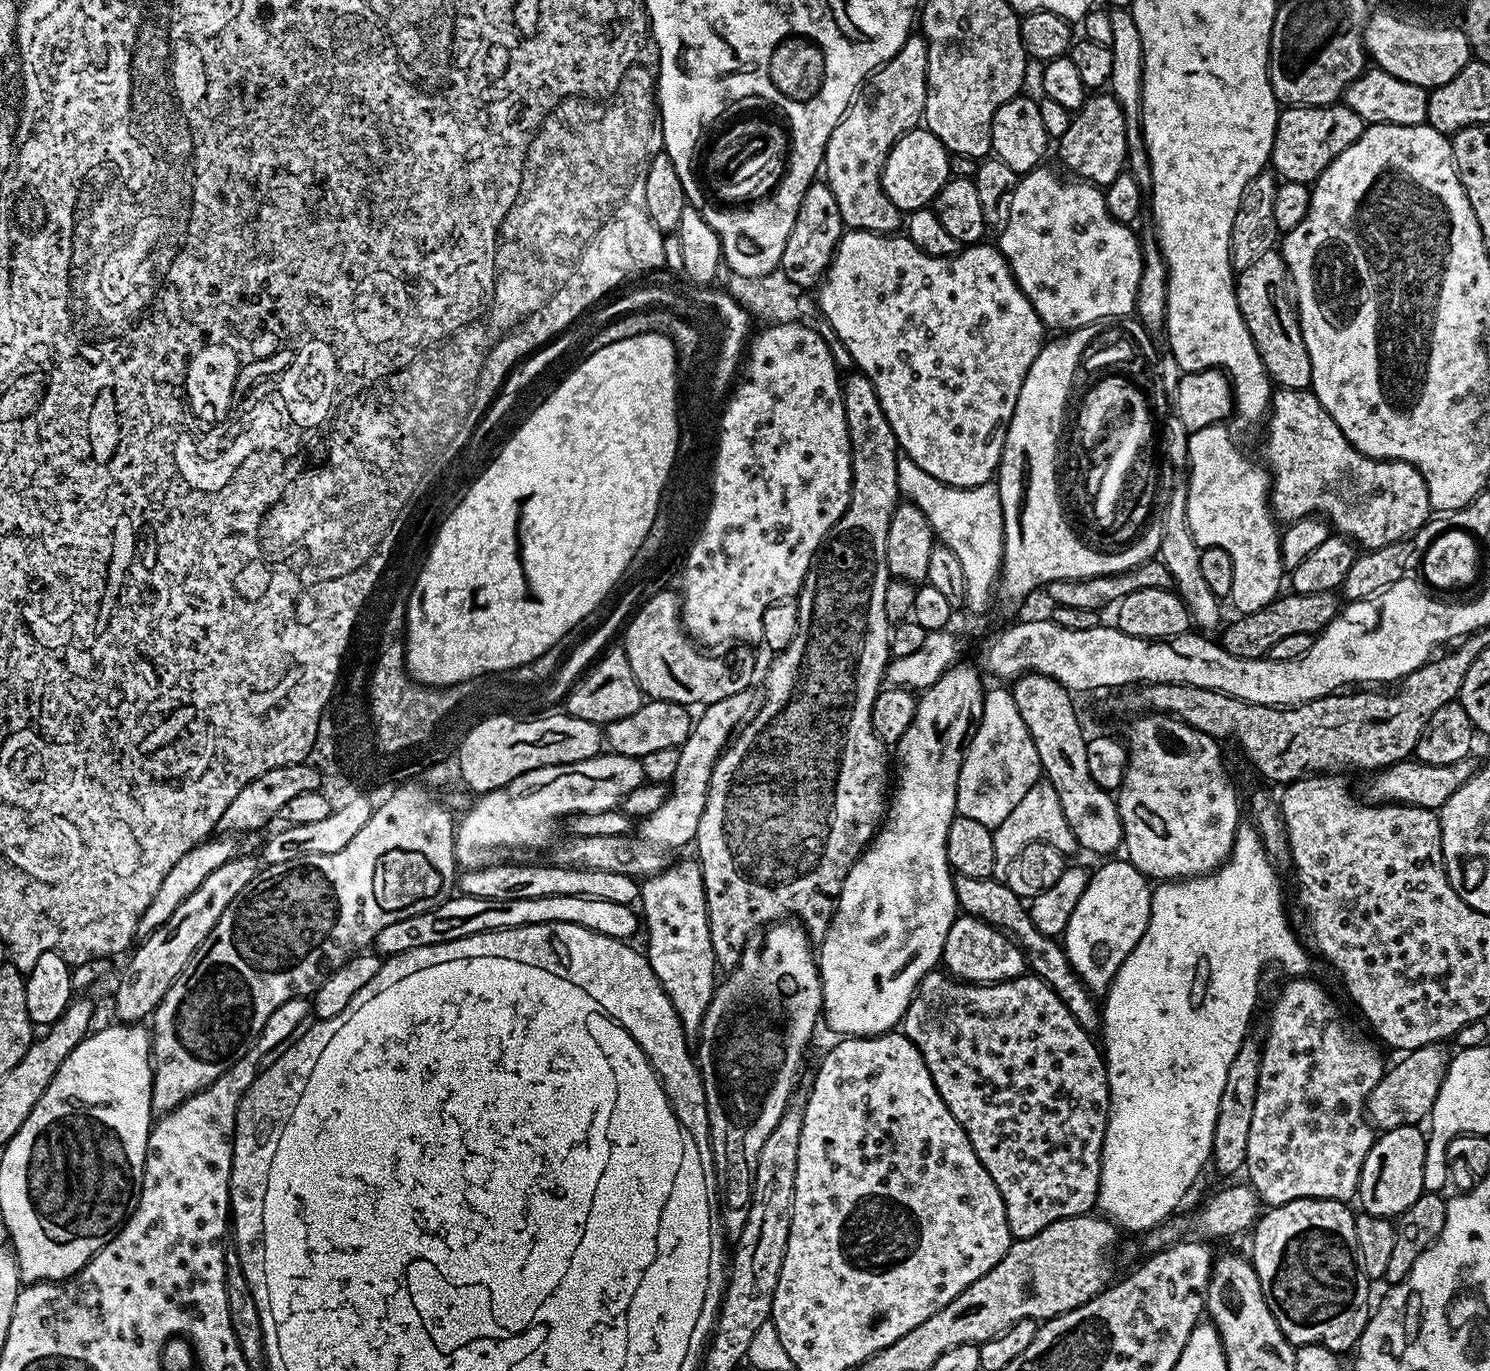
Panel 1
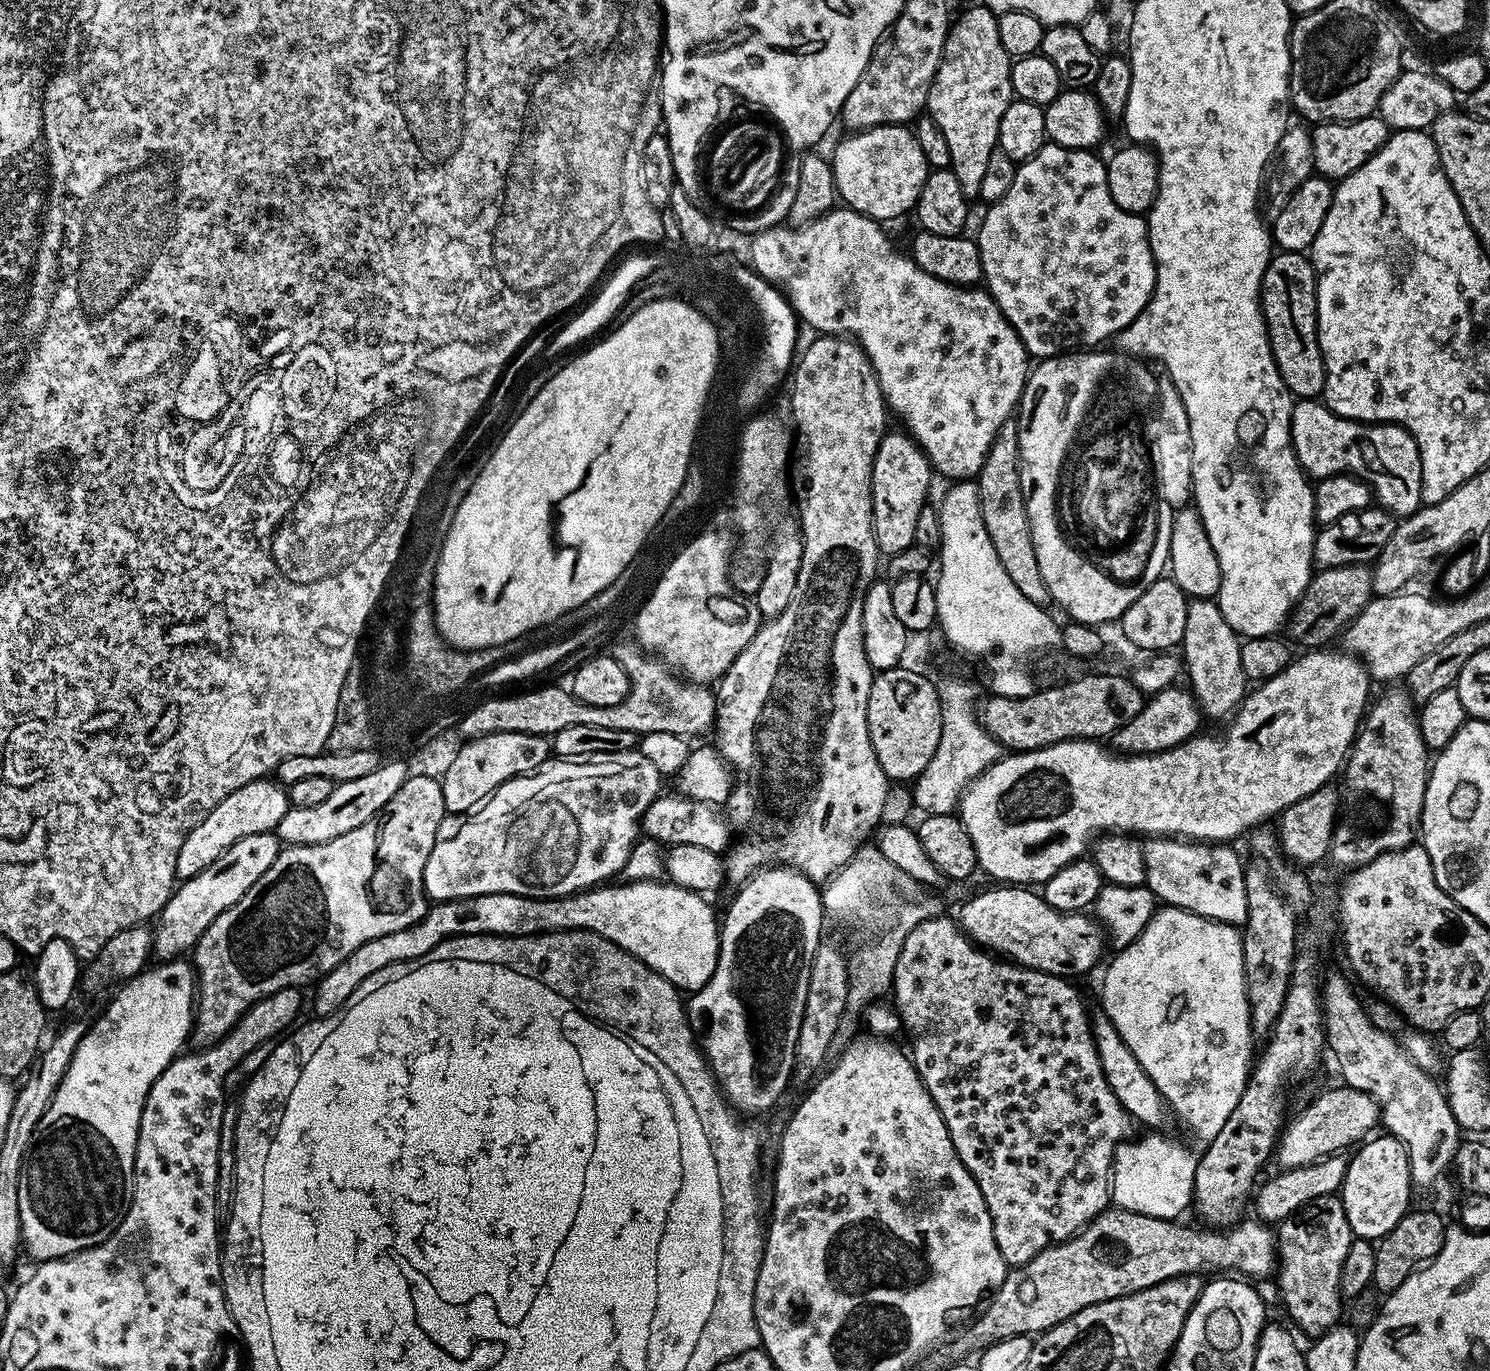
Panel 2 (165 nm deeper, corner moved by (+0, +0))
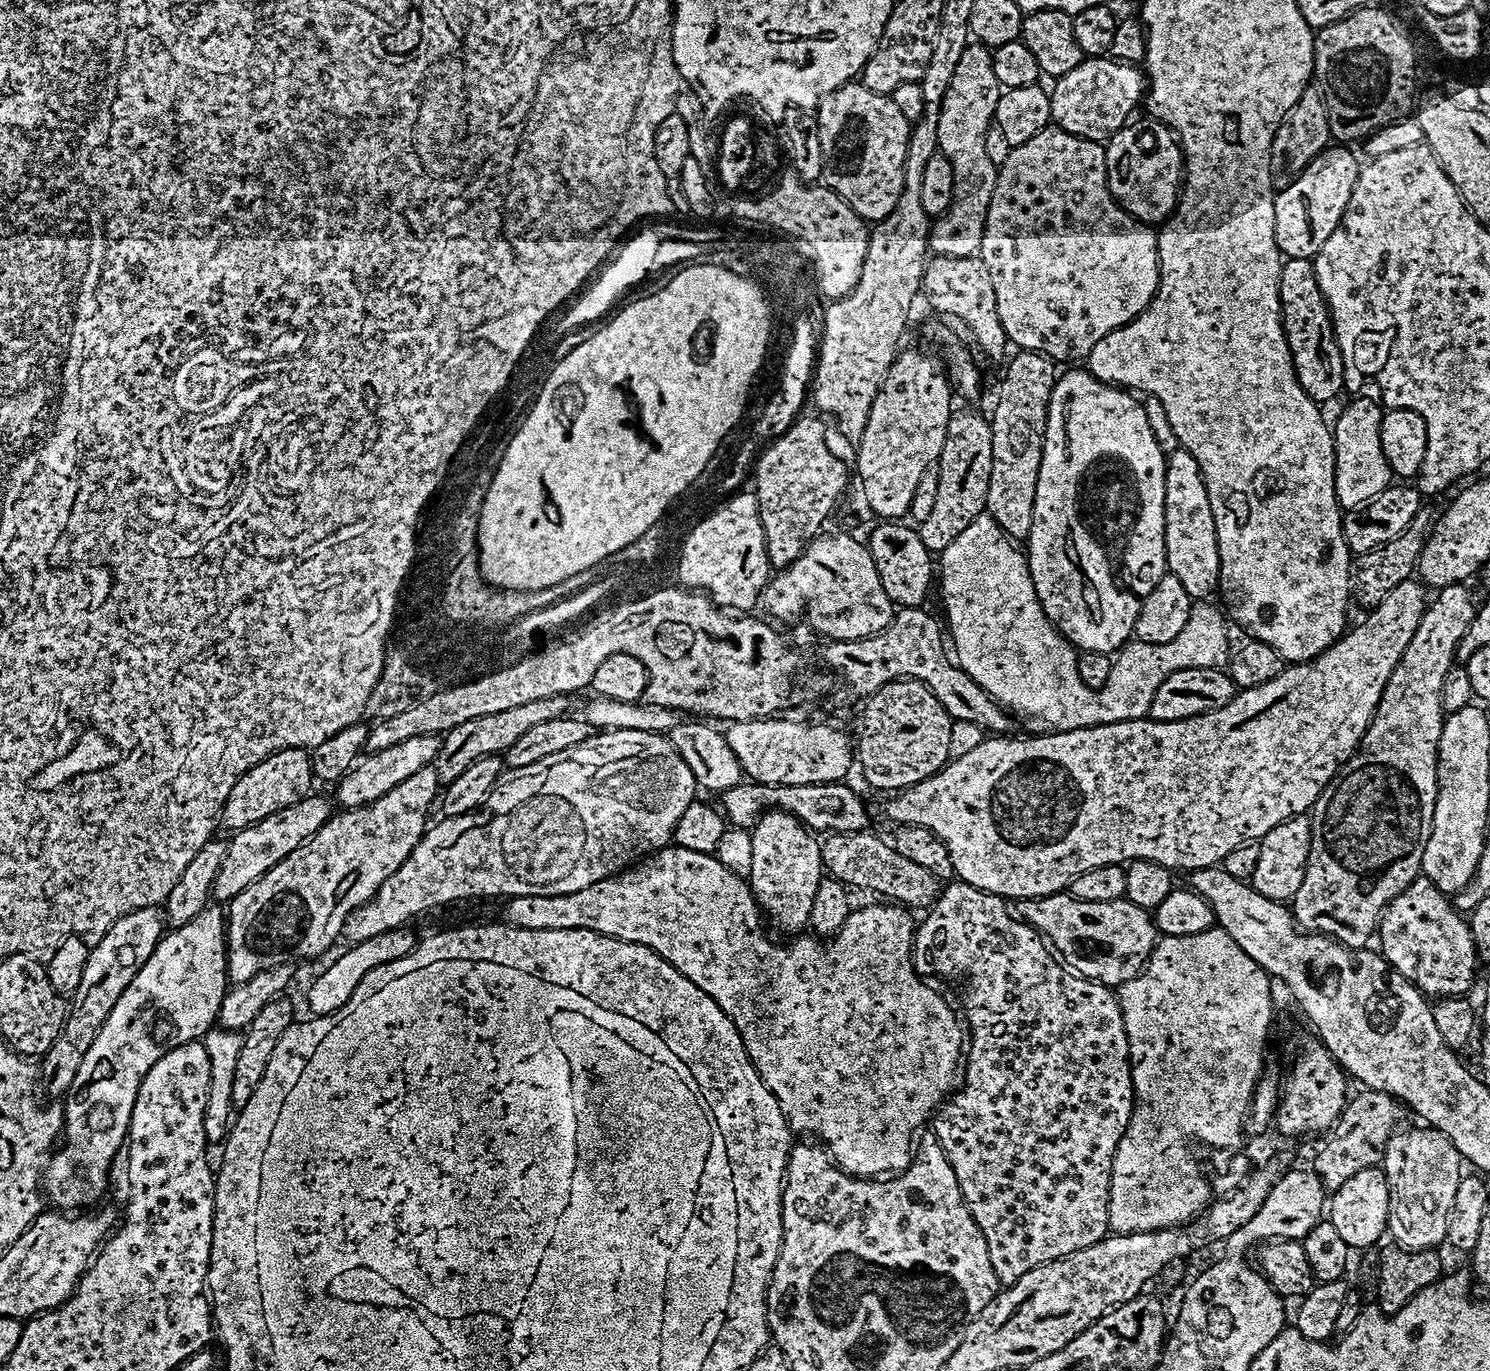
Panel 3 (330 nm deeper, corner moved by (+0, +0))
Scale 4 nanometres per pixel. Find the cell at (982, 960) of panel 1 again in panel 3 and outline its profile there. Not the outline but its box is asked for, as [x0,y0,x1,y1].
[1014,891,1158,986]

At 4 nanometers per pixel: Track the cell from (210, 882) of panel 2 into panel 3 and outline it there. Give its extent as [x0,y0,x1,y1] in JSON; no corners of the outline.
[212,794,330,902]

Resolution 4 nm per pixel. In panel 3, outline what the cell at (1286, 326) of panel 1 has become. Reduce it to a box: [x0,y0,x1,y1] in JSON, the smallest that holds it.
[1280,258,1345,405]

